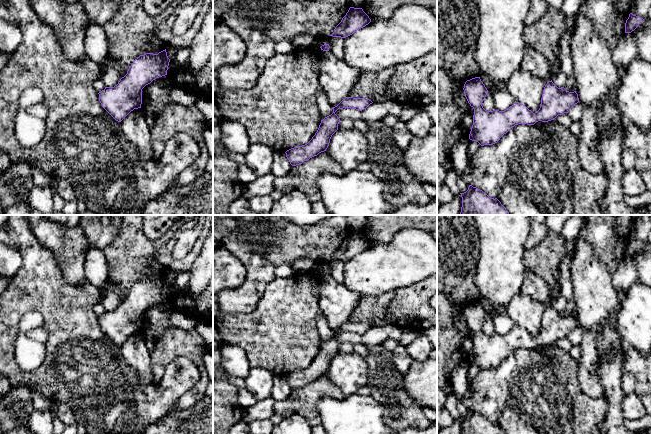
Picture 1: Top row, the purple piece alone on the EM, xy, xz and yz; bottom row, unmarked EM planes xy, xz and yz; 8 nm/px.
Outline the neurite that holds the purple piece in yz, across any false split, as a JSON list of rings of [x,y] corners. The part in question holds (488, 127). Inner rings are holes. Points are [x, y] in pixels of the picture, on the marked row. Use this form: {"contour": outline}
{"contour": [[[480,77],[467,80],[463,90],[468,103],[474,109],[469,139],[481,146],[497,143],[515,125],[534,125],[538,121],[554,120],[558,115],[568,113],[579,102],[576,91],[569,92],[564,87],[558,88],[552,80],[545,85],[540,108],[535,113],[519,102],[504,111],[485,110],[482,102],[488,90]]]}

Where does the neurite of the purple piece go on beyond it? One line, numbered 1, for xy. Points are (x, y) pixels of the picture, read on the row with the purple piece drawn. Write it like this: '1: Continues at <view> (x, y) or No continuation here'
1: No continuation here

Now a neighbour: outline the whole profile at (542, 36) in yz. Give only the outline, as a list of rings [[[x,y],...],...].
[[[549,6],[546,14],[531,27],[525,29],[526,44],[539,52],[549,62],[549,68],[556,76],[560,71],[560,61],[555,65],[553,48],[560,45],[562,34],[567,31],[574,34],[576,15],[573,18],[566,17],[562,11]]]

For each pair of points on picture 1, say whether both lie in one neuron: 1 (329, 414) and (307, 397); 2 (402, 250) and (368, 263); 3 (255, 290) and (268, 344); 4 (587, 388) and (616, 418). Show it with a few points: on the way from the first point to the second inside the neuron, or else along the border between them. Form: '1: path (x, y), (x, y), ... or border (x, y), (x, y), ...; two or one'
1: border (339, 398), (319, 399), (317, 412), (320, 423); two
2: path (394, 258), (389, 263), (376, 263); one
3: border (271, 281), (253, 311), (237, 312); two
4: border (597, 371), (597, 379), (602, 387), (603, 394); two

